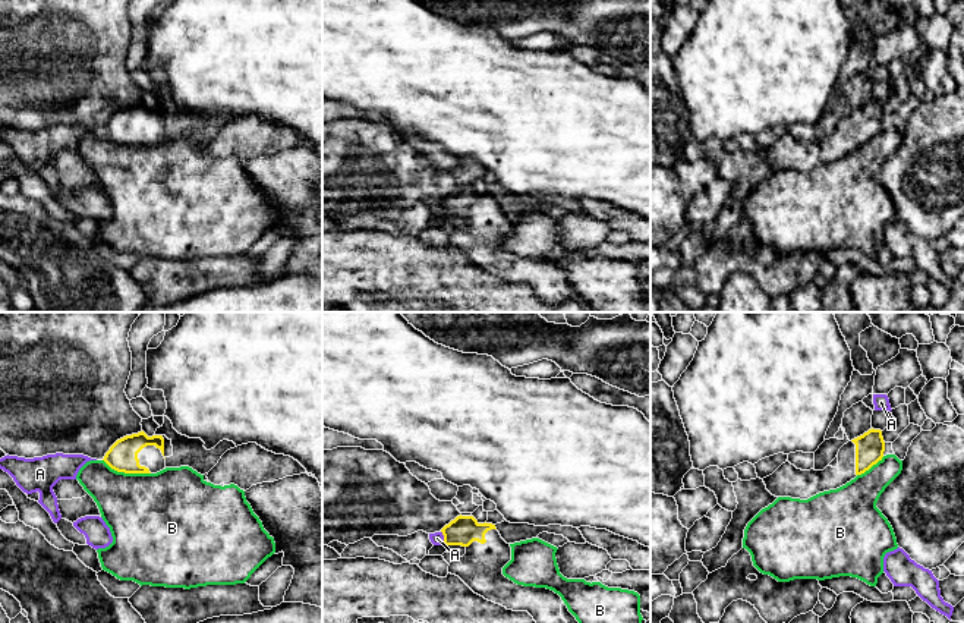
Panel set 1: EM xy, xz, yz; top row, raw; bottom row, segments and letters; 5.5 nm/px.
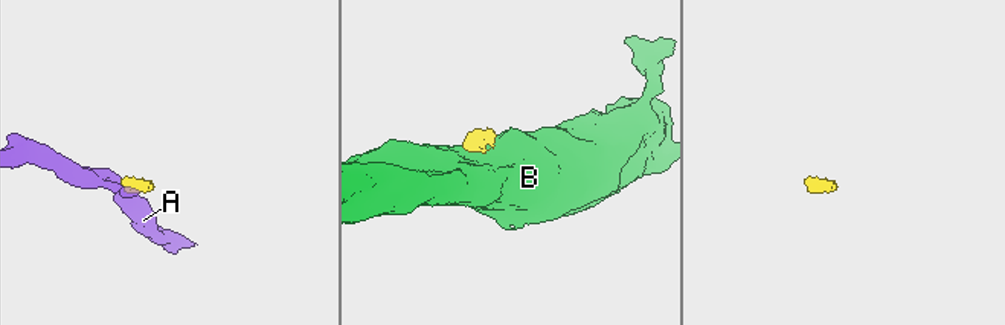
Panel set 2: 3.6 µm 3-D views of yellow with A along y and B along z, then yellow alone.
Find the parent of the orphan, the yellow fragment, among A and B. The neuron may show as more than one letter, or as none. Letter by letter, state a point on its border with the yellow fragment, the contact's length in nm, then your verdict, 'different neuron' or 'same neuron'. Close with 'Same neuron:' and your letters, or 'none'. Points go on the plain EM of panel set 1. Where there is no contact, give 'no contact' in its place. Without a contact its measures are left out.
A: meets yellow in xz at (444, 210); contact 80 nm long; different neuron
B: meets yellow in xy at (126, 144); contact 280 nm long; different neuron
Same neuron: none

